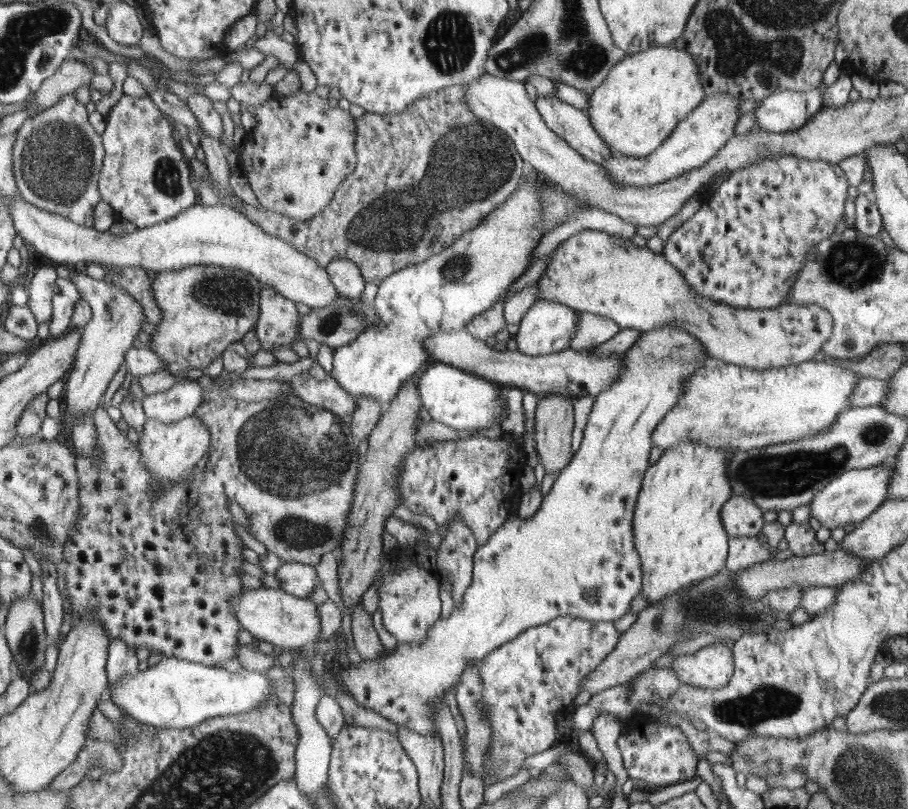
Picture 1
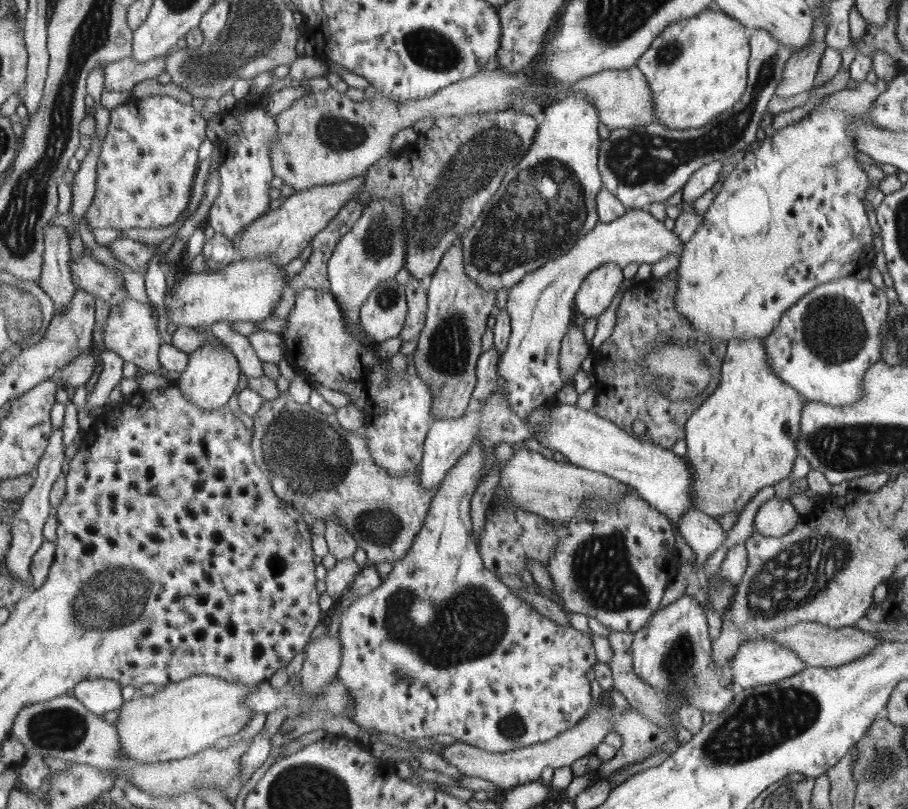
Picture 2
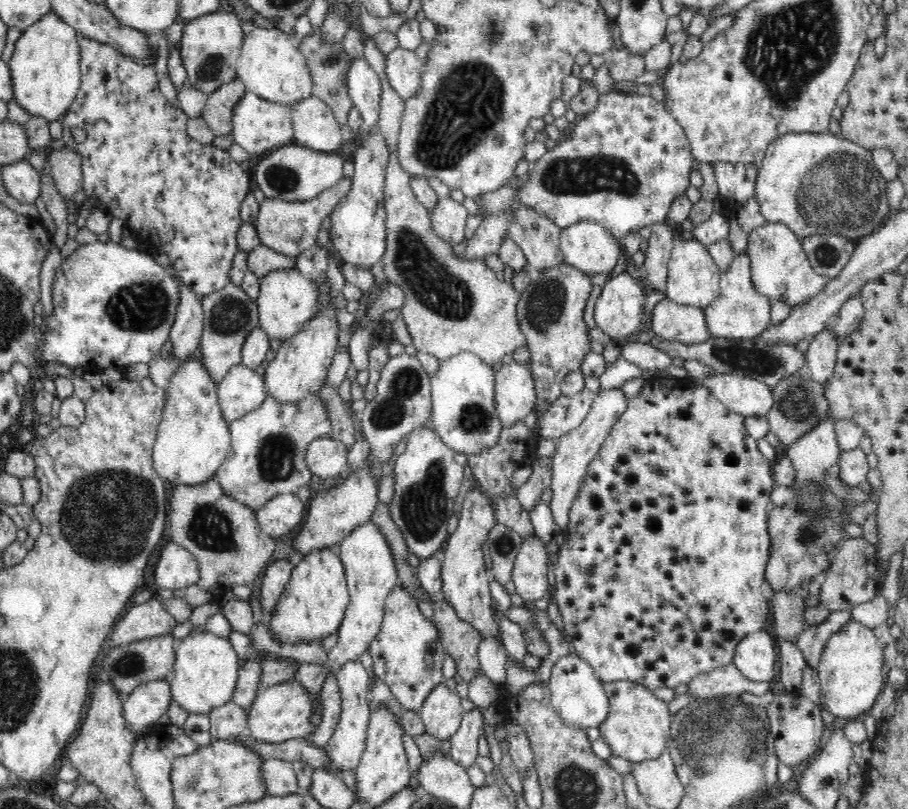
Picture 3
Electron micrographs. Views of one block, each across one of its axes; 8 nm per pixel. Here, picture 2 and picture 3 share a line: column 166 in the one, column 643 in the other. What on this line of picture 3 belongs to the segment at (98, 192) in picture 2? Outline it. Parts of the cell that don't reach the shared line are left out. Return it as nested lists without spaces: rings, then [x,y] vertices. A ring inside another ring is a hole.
[[[612,92],[602,95],[598,104],[594,107],[594,110],[578,120],[576,124],[573,124],[574,128],[570,130],[568,138],[566,140],[560,140],[556,146],[552,147],[550,151],[547,151],[539,160],[536,162],[536,168],[532,170],[532,176],[530,180],[524,184],[524,188],[520,190],[520,194],[517,194],[518,205],[524,206],[524,208],[534,209],[534,212],[542,214],[544,217],[548,217],[550,221],[554,222],[554,225],[564,229],[572,226],[580,221],[594,221],[599,225],[604,225],[610,234],[616,239],[621,240],[625,234],[633,233],[638,231],[644,226],[652,226],[656,223],[662,223],[667,221],[667,214],[671,205],[671,202],[681,194],[686,194],[686,189],[691,185],[689,181],[690,173],[694,168],[697,168],[698,162],[691,153],[687,136],[685,135],[684,129],[678,124],[678,121],[666,110],[663,103],[657,102],[652,97],[644,96],[628,96],[628,93],[622,94],[620,92]]]

